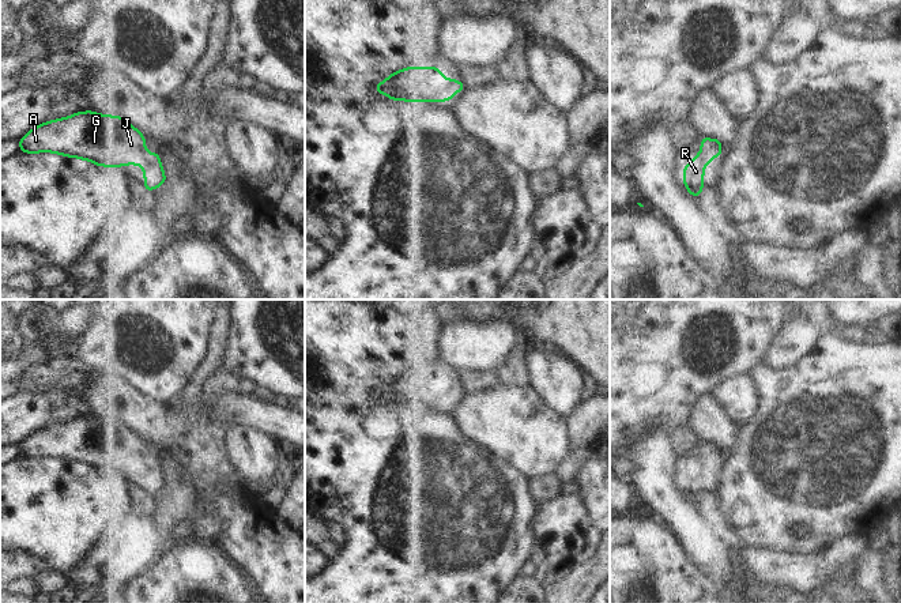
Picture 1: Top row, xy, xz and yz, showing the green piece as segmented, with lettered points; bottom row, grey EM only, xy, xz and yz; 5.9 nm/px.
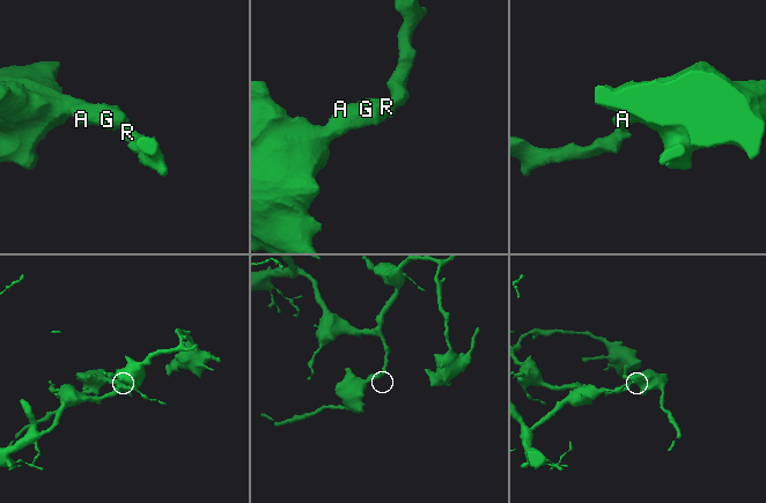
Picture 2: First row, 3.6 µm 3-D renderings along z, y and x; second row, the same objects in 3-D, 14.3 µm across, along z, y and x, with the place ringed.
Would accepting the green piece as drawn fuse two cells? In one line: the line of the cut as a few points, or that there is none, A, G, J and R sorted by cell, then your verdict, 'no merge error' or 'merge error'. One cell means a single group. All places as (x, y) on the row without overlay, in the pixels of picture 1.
cut none; groups A G J R; no merge error

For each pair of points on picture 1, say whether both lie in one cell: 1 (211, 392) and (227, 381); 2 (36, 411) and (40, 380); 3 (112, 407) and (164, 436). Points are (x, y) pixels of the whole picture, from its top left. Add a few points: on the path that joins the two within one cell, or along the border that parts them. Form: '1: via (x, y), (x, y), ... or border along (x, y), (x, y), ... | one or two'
1: via (215, 388), (223, 383) | one
2: border along (70, 389), (61, 385), (45, 385), (19, 391) | two
3: via (124, 409), (136, 410), (151, 424) | one

